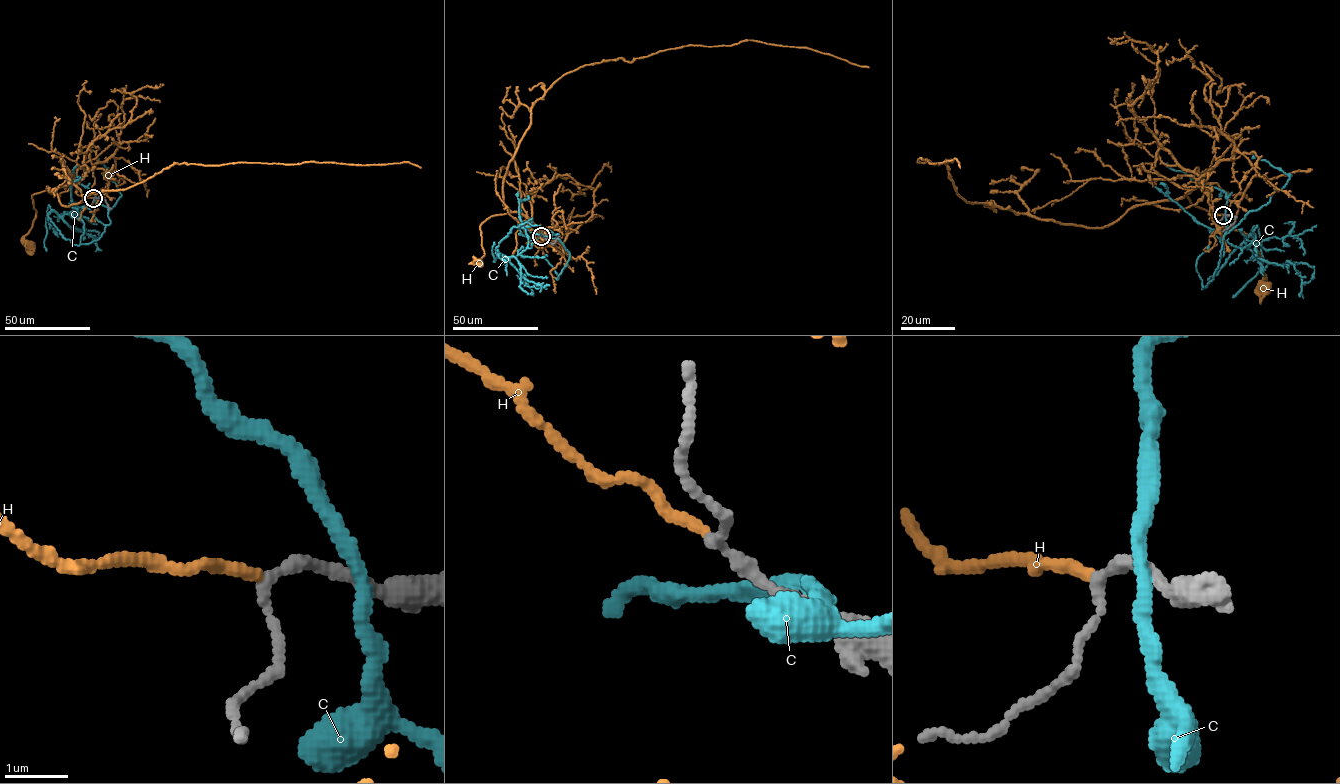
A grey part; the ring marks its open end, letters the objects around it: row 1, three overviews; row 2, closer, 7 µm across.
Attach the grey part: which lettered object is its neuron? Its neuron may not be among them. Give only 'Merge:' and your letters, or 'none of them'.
Merge: H

